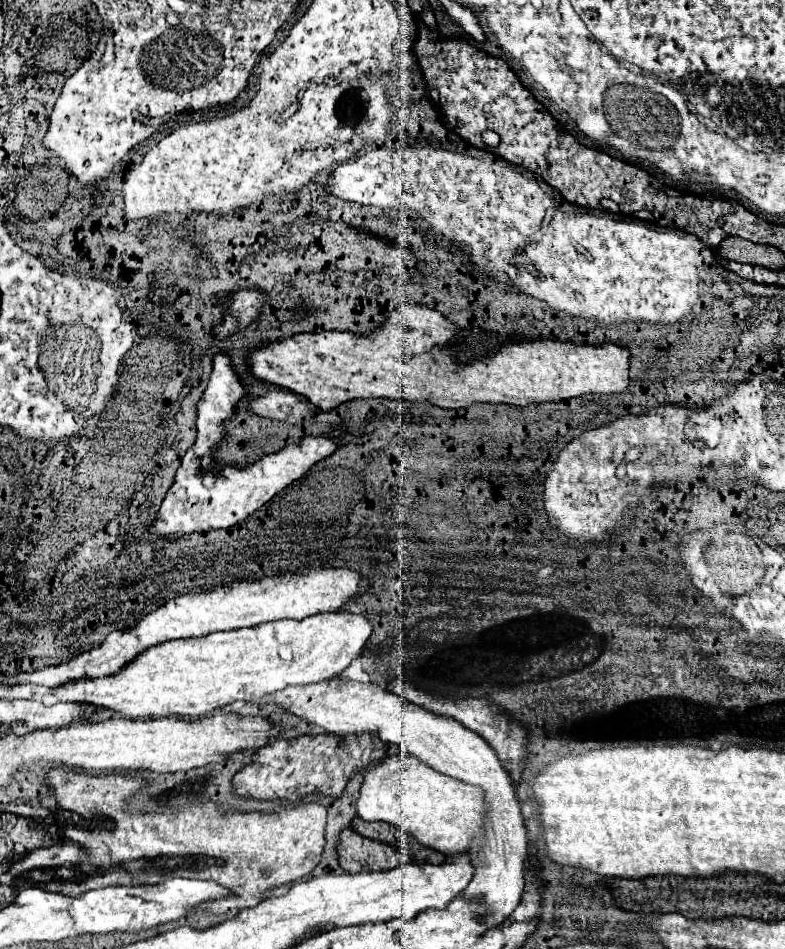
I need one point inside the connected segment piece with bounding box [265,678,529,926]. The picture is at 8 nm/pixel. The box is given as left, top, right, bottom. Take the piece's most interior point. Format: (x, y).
(341, 706)

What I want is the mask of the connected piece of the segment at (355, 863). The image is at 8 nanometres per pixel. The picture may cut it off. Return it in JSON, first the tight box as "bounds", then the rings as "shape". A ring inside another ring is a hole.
{"bounds":[337,828,409,872],"shape":[[[351,828],[341,830],[337,852],[339,852],[339,866],[345,872],[391,870],[391,868],[397,868],[399,864],[409,862],[409,856],[397,850],[395,846],[363,838]]]}

